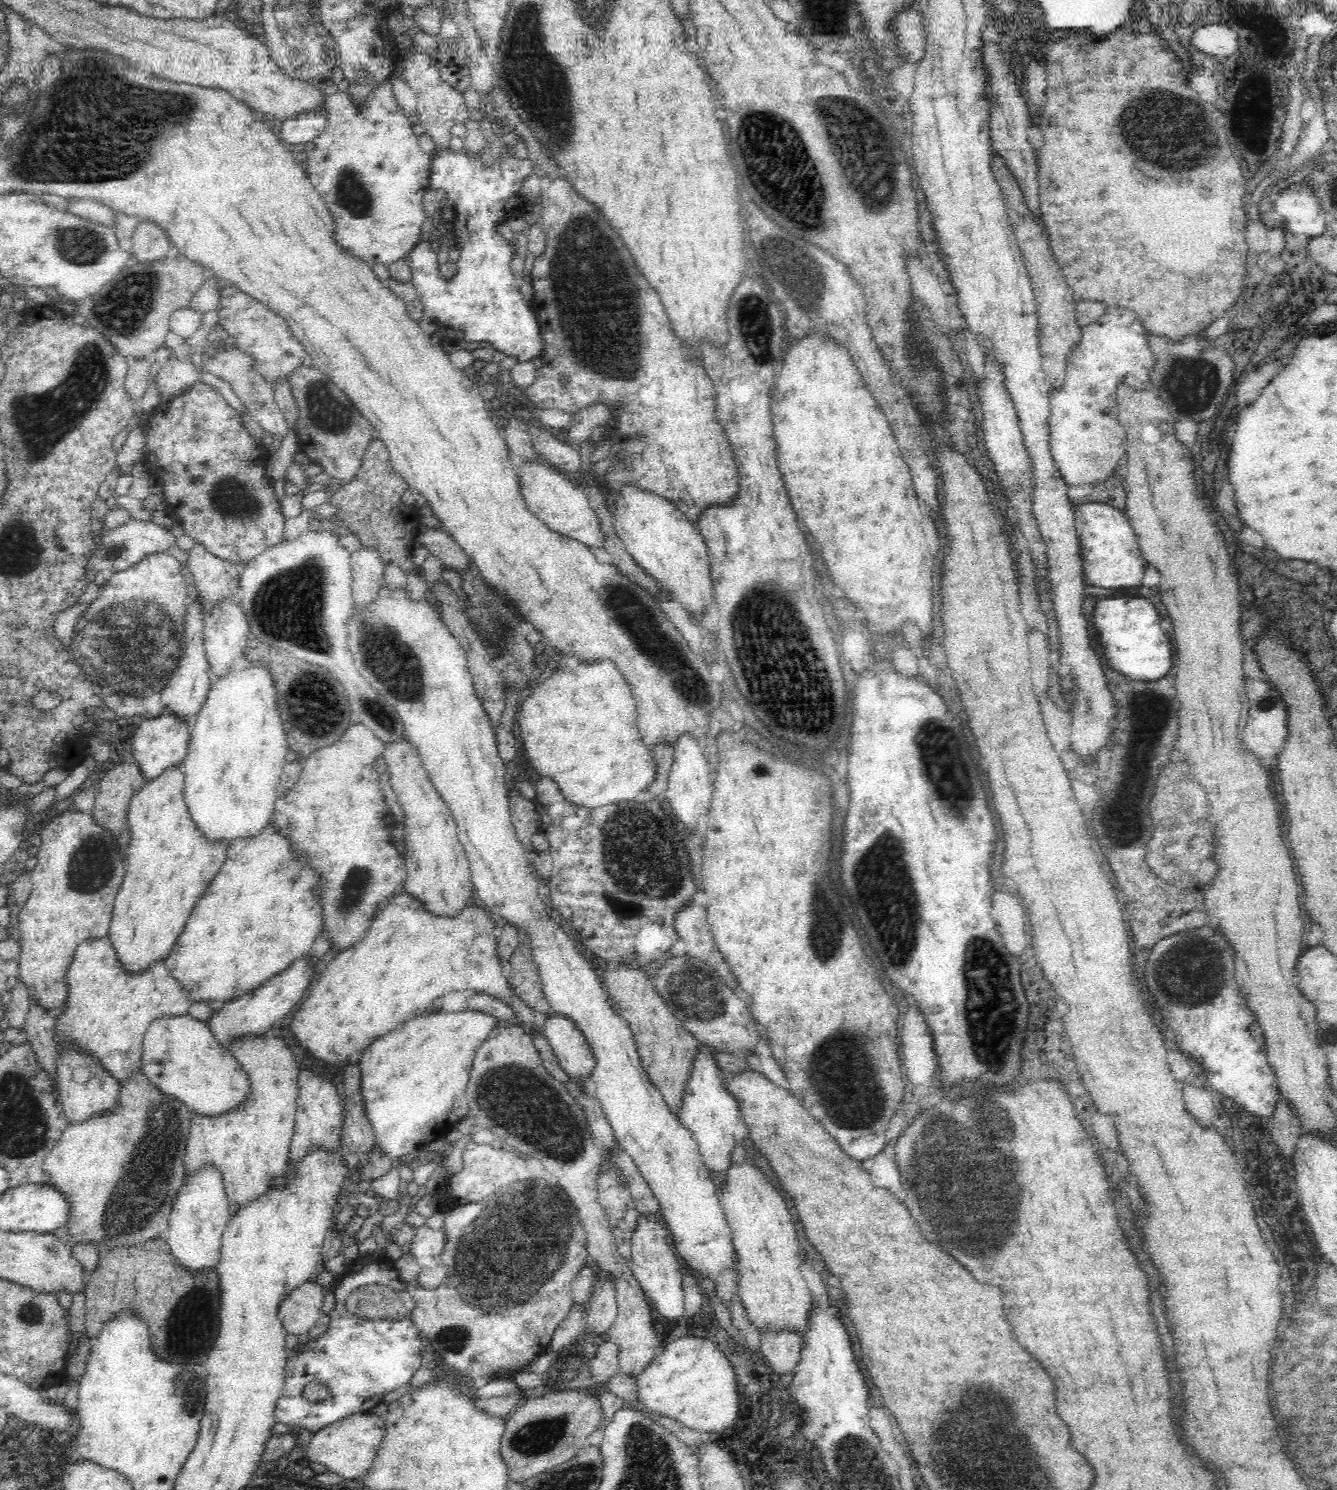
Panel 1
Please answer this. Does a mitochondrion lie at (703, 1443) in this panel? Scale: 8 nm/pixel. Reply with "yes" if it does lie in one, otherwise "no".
no

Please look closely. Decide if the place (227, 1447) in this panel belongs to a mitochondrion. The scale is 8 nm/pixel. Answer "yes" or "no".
no

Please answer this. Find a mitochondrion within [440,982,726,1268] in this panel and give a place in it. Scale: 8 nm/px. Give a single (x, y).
(520, 1102)

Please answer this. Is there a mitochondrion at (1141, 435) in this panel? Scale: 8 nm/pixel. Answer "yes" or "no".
no

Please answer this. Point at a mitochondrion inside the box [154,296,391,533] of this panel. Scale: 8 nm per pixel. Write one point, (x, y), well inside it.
(230, 497)

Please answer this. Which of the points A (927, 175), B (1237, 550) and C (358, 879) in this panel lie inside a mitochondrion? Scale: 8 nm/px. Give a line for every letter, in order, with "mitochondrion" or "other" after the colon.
A: other
B: other
C: mitochondrion

